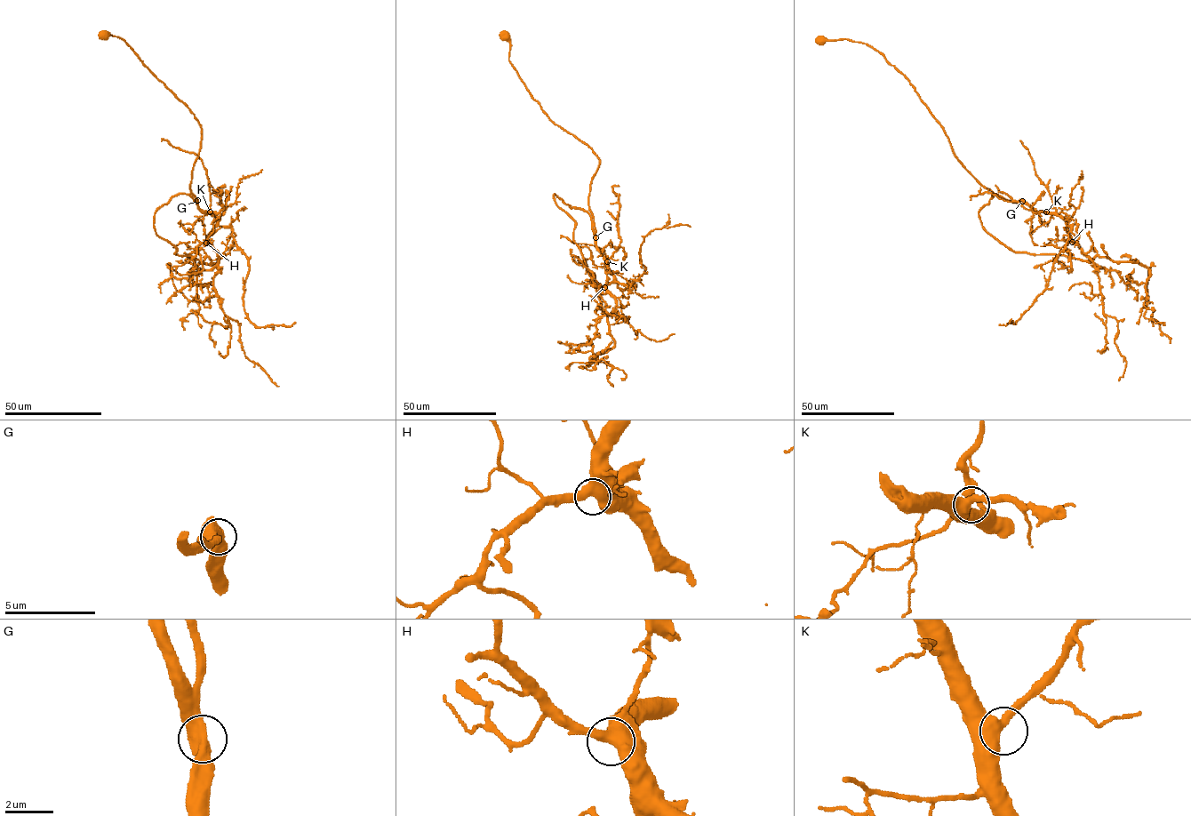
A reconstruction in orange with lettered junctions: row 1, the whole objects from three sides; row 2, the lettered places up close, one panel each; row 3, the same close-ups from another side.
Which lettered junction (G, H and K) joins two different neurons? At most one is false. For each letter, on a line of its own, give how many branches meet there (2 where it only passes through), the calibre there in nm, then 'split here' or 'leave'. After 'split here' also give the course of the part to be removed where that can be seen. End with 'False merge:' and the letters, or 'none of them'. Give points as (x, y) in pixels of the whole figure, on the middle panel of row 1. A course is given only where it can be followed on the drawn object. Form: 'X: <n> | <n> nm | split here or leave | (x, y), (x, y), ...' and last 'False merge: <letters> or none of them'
G: 2 | 600 nm | leave
H: 2 | 550 nm | leave
K: 2 | 550 nm | leave
False merge: none of them

